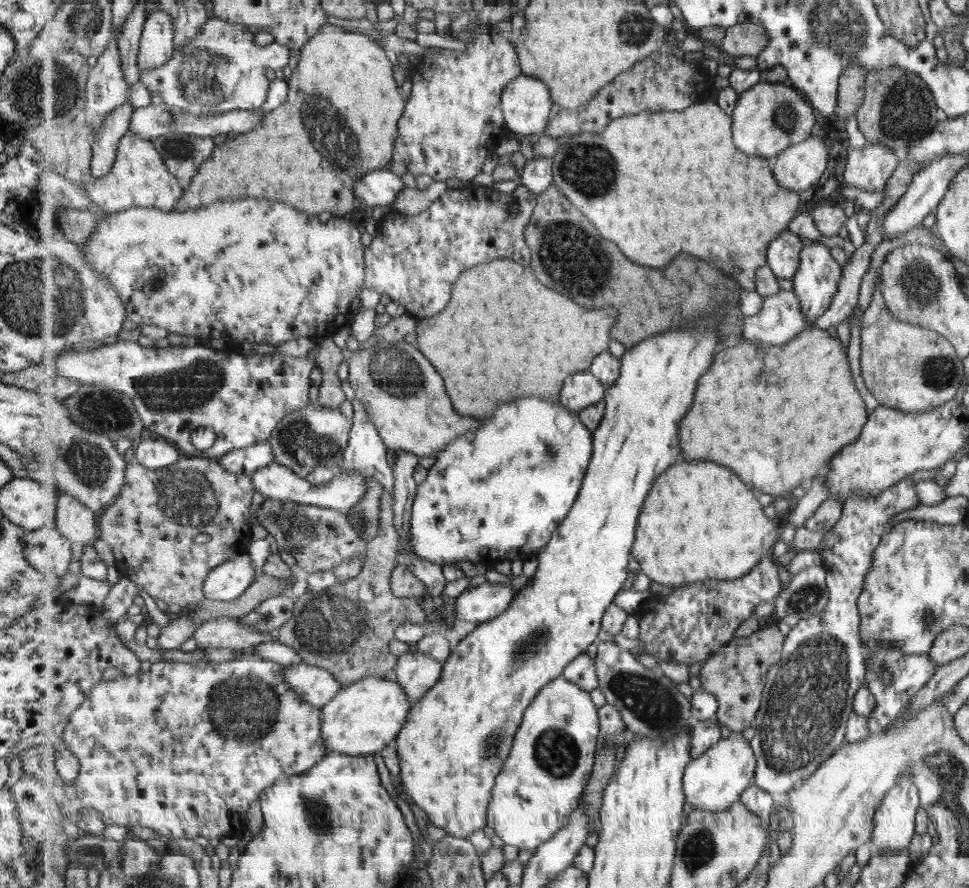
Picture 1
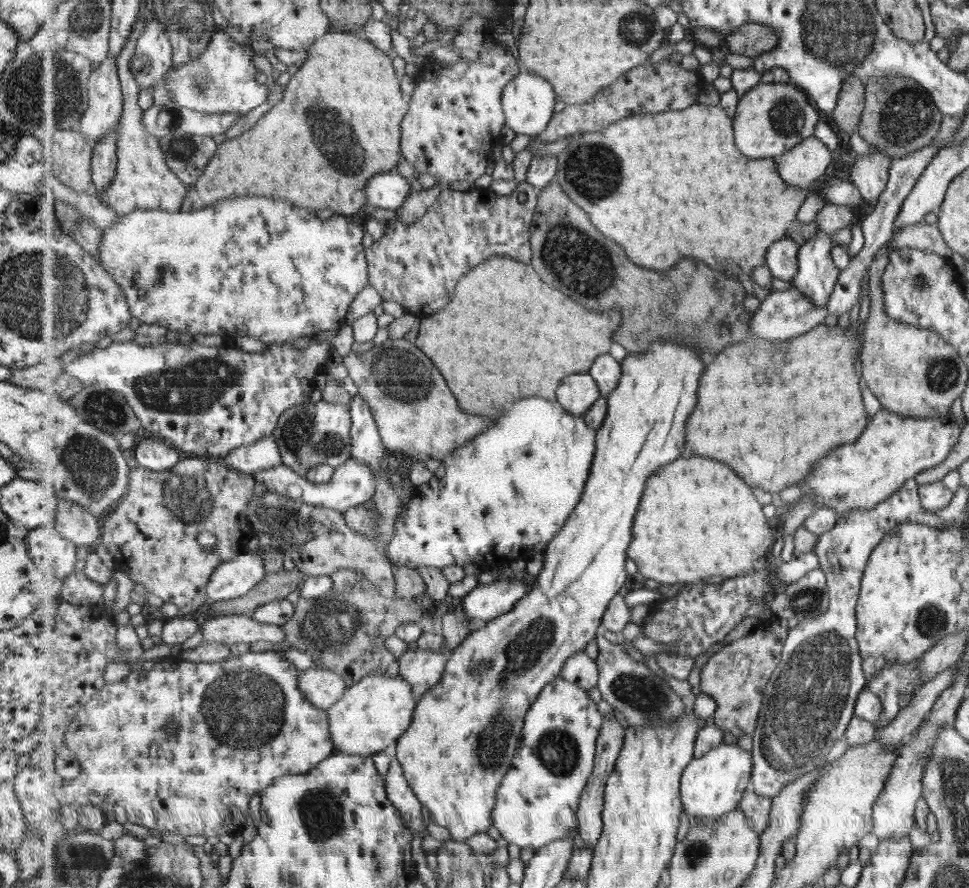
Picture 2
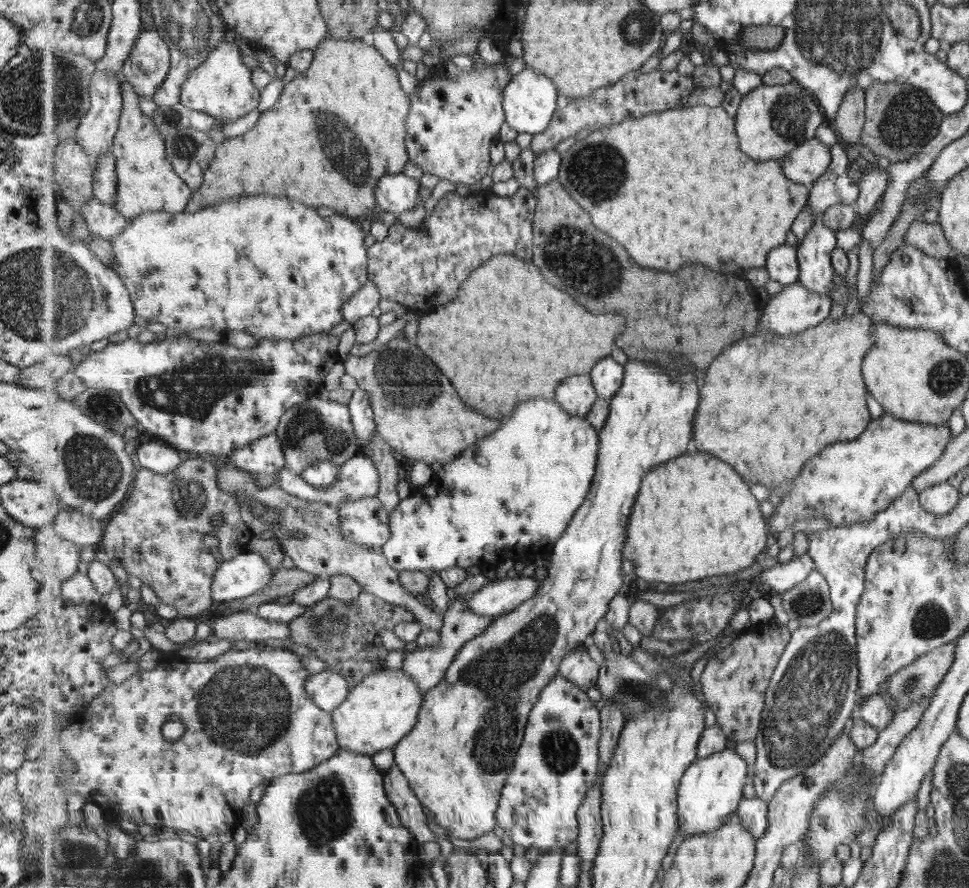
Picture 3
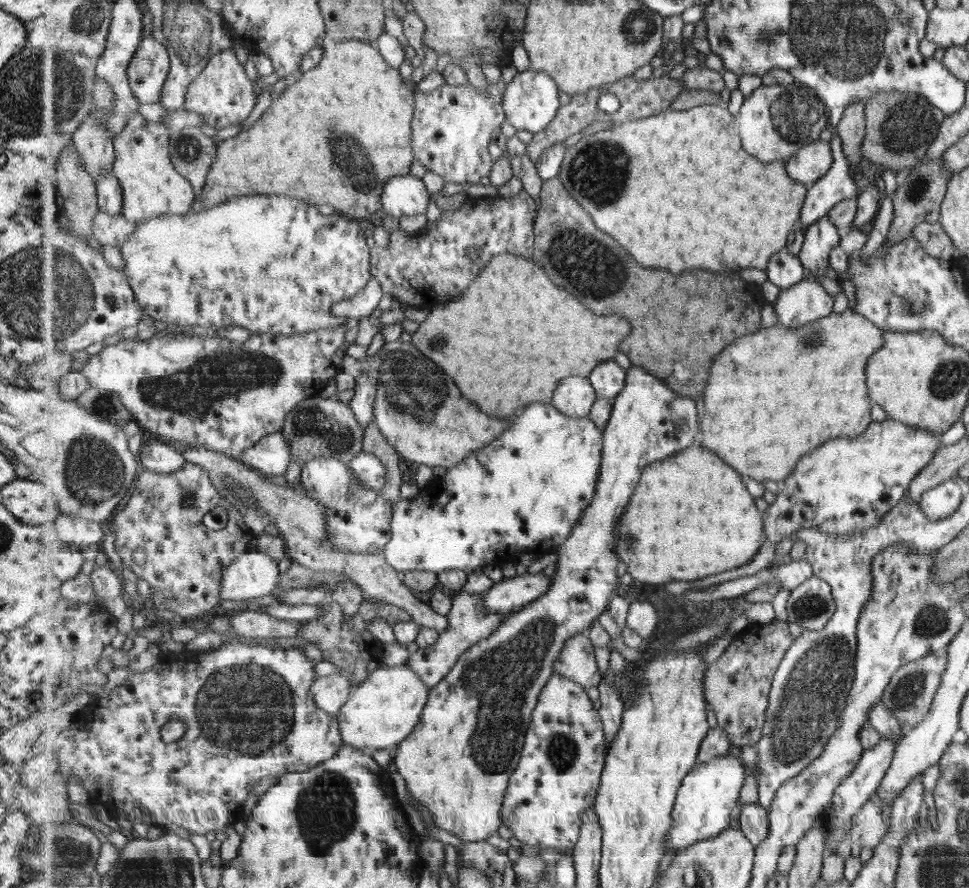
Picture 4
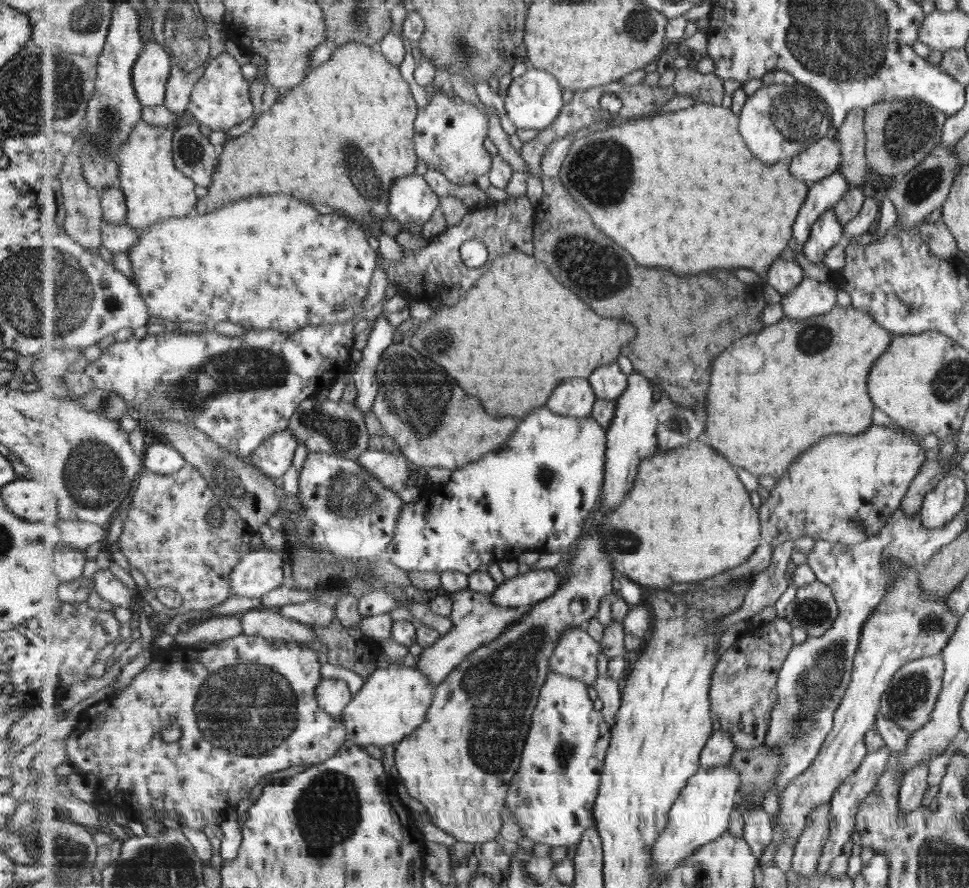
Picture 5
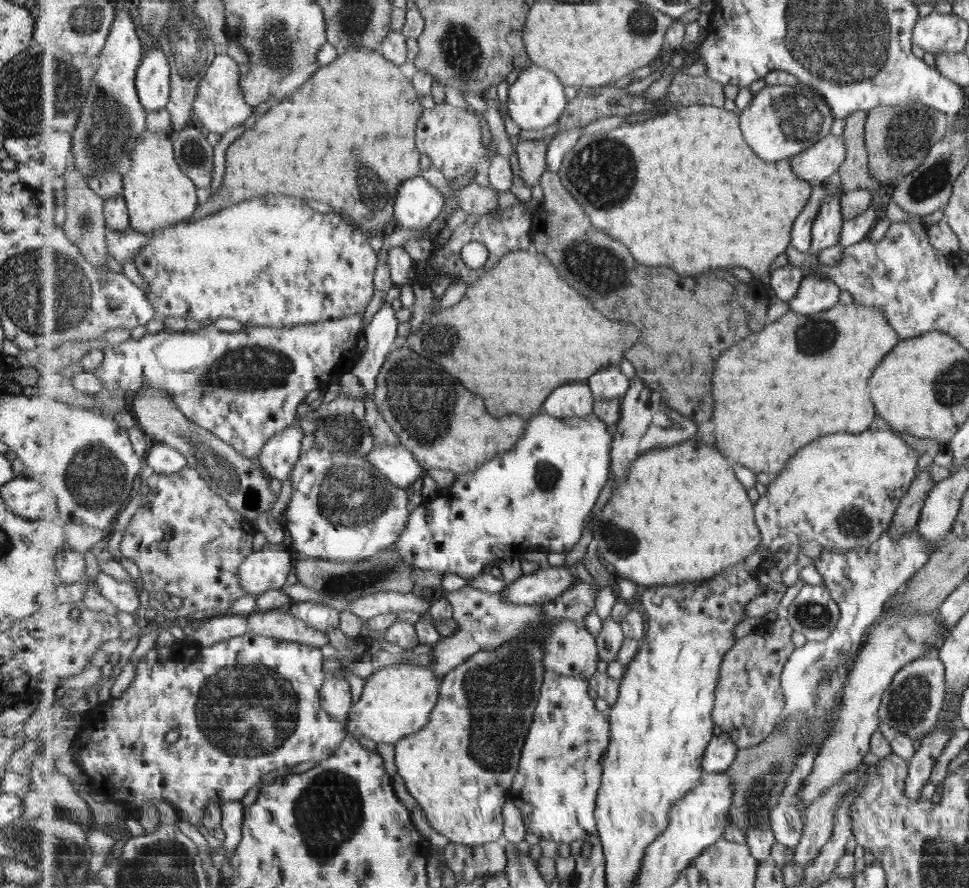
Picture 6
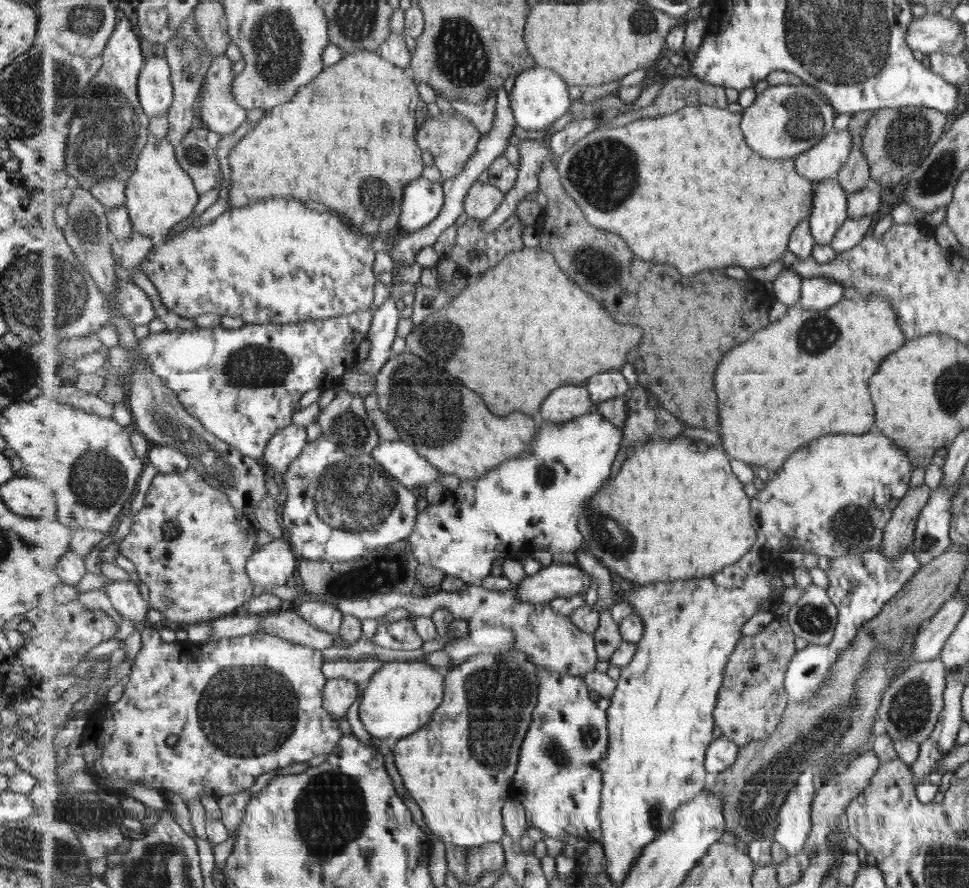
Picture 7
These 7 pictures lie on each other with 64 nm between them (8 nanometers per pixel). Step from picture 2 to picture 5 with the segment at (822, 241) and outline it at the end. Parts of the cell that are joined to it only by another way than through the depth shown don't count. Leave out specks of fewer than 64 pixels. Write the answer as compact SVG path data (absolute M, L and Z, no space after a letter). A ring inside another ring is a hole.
M835 207L827 209L812 227L811 235L804 244L804 254L809 261L821 264L829 250L845 241L844 236L844 227L835 214Z

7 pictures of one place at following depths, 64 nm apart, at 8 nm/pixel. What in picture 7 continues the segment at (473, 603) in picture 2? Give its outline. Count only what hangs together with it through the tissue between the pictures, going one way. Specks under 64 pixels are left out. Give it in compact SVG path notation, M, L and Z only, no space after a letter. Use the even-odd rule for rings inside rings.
M551 564L548 567L541 568L534 575L525 576L515 589L518 590L518 596L522 598L523 602L531 602L532 604L549 603L559 597L585 593L587 588L591 586L591 580L594 580L593 577L579 567Z

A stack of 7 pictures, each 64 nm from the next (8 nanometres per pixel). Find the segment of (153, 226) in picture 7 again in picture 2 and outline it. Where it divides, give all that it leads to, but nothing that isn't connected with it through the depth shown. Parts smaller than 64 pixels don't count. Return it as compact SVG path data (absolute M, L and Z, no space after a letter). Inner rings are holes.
M139 13L138 21L130 34L130 40L126 42L118 58L117 66L124 92L124 112L122 113L117 141L117 174L113 178L112 185L109 185L103 194L98 194L99 199L119 215L133 213L135 210L179 212L182 211L185 199L190 193L189 186L167 164L160 138L149 134L143 122L144 110L138 103L140 86L134 70L131 68L131 63L136 53L139 37L145 34L145 27L145 20Z

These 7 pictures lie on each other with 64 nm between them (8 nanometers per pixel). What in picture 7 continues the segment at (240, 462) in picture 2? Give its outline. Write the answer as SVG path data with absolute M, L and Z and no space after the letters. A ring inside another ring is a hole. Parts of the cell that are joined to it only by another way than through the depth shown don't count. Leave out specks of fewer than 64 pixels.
M289 425L283 430L278 430L268 442L263 456L264 461L266 466L273 468L278 480L283 473L289 471L290 463L299 458L308 445L305 434L307 434L305 427Z

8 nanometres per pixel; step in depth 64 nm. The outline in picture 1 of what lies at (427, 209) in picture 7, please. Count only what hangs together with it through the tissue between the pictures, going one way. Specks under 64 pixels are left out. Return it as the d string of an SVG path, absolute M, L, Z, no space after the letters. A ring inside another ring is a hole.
M388 168L371 171L357 181L354 188L361 207L367 210L374 206L393 209L395 200L406 189L401 175L390 172Z

